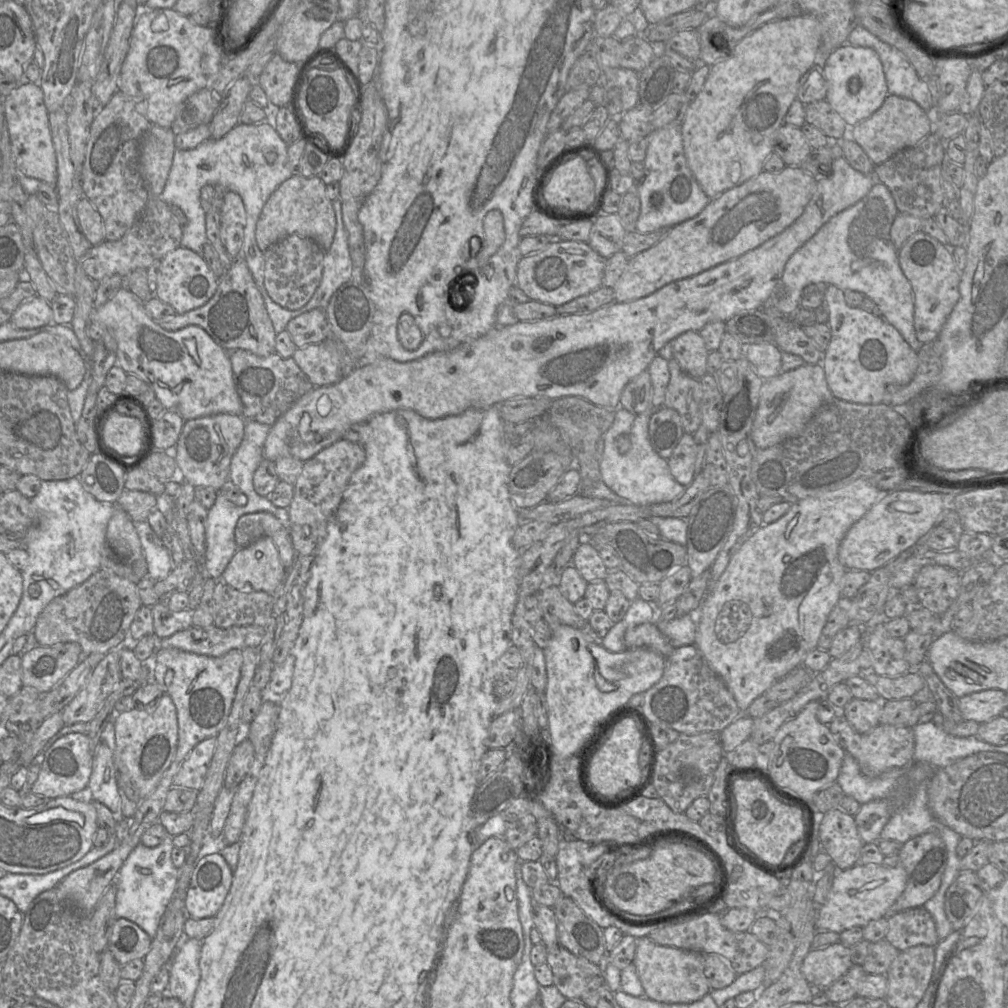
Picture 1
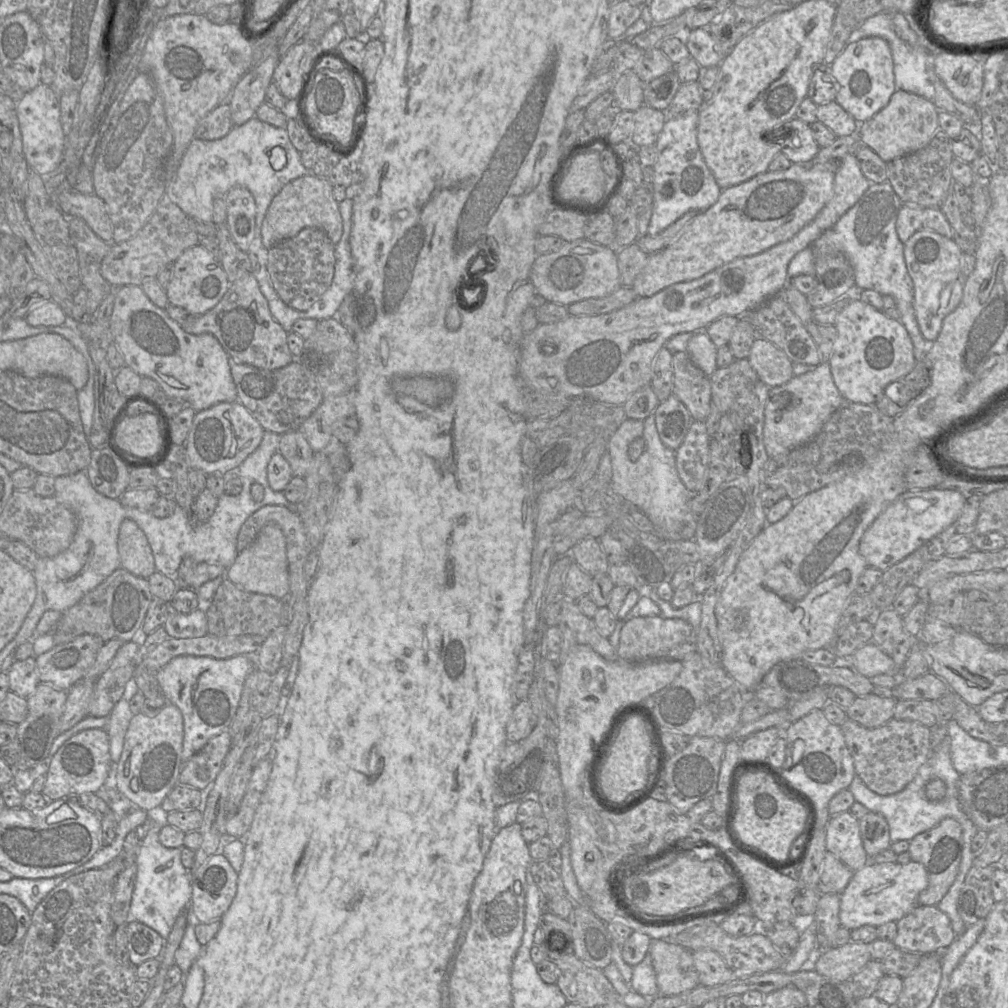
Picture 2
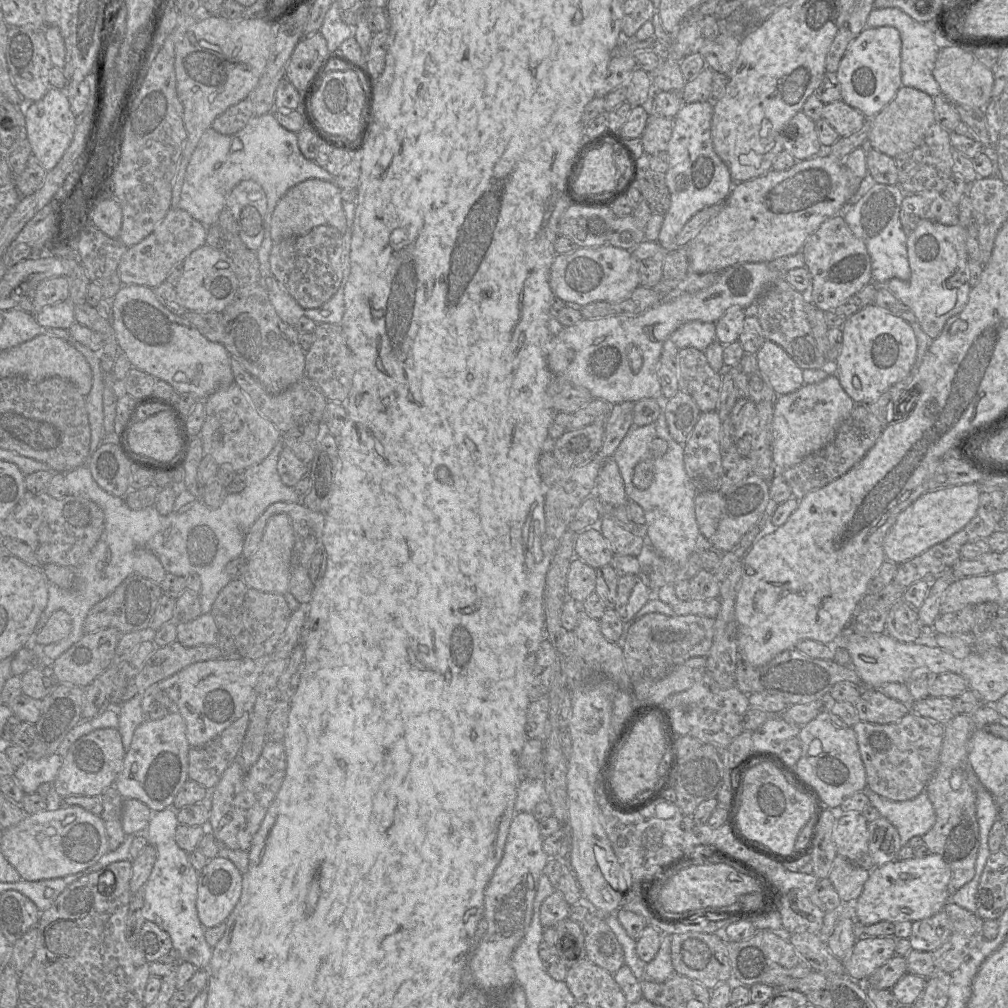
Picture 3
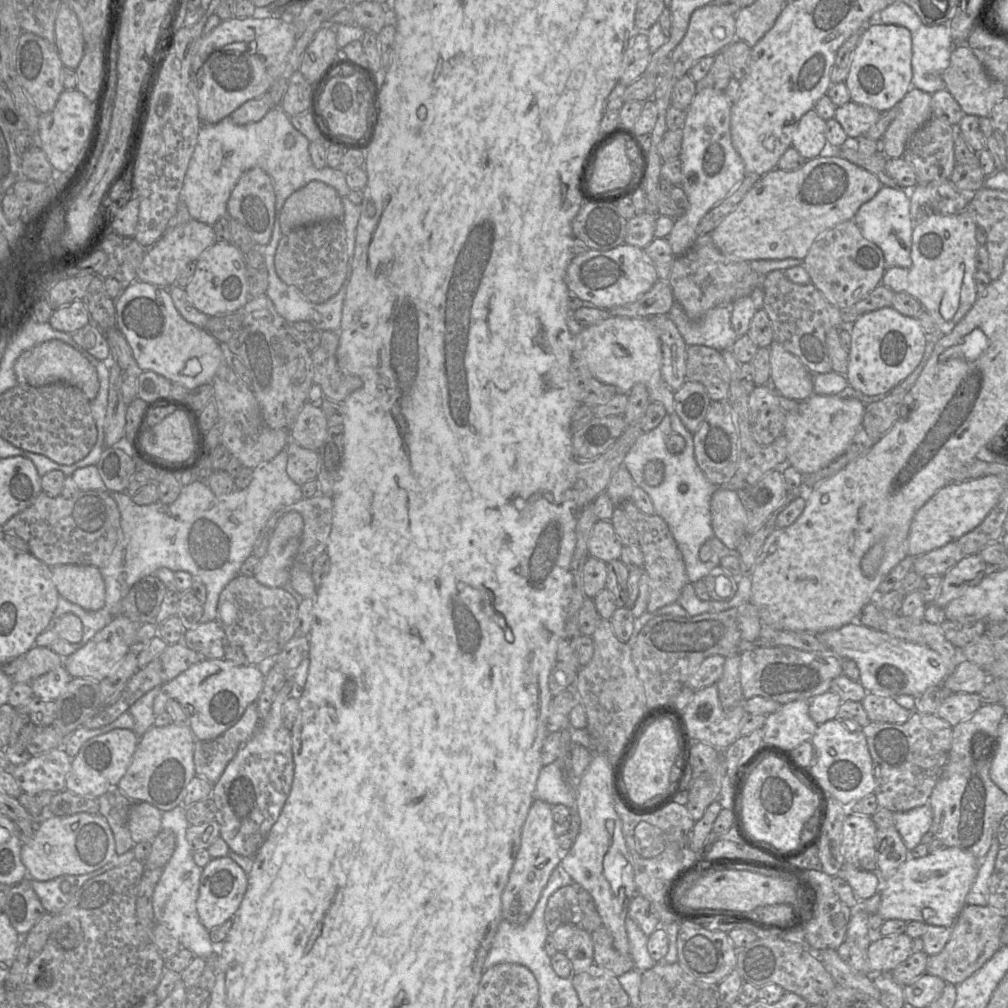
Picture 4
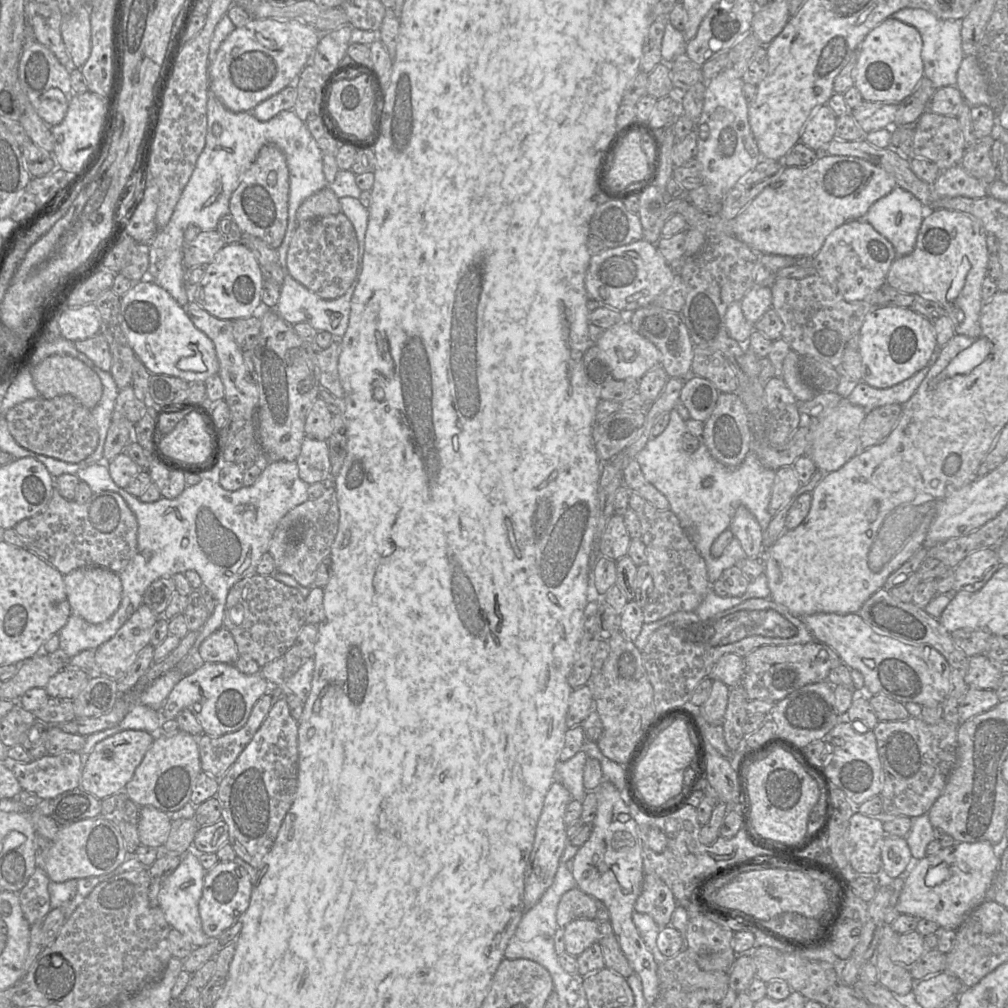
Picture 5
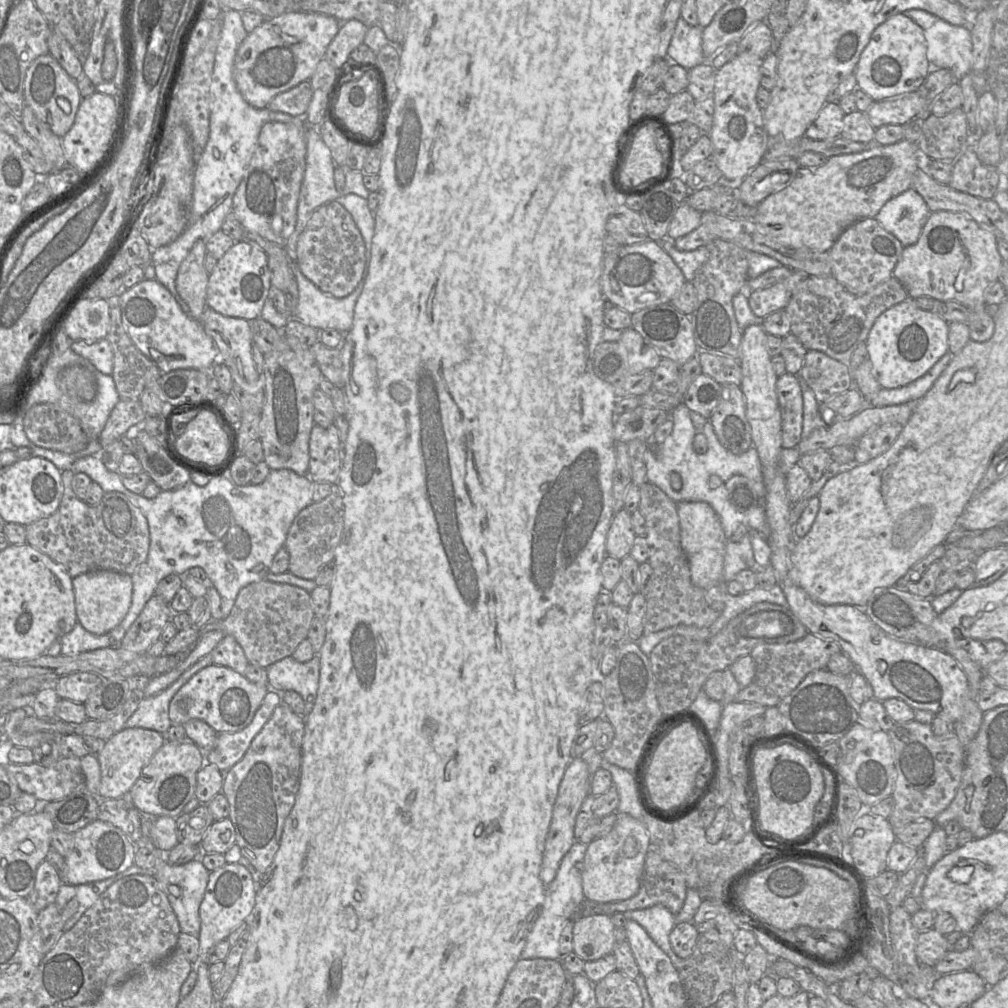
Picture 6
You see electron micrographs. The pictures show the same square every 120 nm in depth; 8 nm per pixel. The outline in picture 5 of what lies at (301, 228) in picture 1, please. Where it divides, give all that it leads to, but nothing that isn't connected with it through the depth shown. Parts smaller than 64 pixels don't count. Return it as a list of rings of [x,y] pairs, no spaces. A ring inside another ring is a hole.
[[[325,187],[302,202],[296,212],[296,220],[299,224],[303,221],[336,215],[340,212],[342,209],[339,198],[330,187]]]

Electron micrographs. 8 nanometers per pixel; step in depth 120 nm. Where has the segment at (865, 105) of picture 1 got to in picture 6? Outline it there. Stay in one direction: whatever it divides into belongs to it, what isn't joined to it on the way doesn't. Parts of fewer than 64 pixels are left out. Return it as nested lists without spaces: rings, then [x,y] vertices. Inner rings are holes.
[[[904,13],[893,15],[876,27],[861,53],[854,71],[858,88],[874,101],[917,90],[930,72],[938,70],[929,63],[926,52],[923,29]]]

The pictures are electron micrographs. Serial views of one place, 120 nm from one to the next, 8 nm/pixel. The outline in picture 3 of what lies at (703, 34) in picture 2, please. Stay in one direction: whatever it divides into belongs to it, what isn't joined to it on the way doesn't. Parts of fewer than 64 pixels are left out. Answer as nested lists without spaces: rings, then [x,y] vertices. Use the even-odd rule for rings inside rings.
[[[720,34],[718,38],[704,45],[699,53],[708,68],[727,75],[737,59],[740,39],[740,37]]]

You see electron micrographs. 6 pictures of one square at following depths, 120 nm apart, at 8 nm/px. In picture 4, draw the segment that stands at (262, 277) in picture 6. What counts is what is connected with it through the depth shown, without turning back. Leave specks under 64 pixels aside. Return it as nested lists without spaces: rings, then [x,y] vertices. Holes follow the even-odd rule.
[[[220,242],[205,249],[196,260],[194,275],[184,290],[195,308],[209,317],[242,309],[250,299],[247,268],[242,251],[233,243]]]

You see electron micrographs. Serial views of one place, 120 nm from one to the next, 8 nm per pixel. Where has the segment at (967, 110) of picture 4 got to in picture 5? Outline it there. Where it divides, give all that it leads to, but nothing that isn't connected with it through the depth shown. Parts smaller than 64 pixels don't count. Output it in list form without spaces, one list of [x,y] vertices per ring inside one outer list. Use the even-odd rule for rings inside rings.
[[[964,56],[957,72],[956,87],[965,102],[971,106],[987,105],[991,107],[986,78],[975,56]]]

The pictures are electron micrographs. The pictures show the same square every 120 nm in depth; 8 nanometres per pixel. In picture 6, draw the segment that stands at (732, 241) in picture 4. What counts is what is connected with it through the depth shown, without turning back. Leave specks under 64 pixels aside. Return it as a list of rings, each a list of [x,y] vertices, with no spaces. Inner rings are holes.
[[[902,139],[890,145],[875,144],[857,153],[831,156],[818,167],[800,167],[785,188],[758,204],[753,220],[765,229],[766,235],[785,246],[829,251],[848,226],[864,218],[874,218],[887,201],[912,188],[914,174],[919,168],[917,150],[920,150],[917,142]]]

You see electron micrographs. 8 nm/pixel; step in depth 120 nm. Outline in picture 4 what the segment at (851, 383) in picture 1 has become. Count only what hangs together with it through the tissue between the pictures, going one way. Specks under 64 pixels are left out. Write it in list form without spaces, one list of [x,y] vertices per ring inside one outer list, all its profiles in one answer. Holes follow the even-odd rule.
[[[892,307],[867,312],[850,325],[846,379],[848,386],[868,395],[886,394],[906,379],[920,363],[926,335],[916,318],[900,314]]]

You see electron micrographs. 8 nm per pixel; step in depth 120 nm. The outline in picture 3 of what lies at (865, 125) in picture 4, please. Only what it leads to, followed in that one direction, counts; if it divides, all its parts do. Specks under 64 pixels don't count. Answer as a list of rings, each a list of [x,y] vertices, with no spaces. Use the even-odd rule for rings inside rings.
[[[842,100],[825,104],[822,112],[825,119],[841,137],[848,137],[859,131],[866,117]]]

